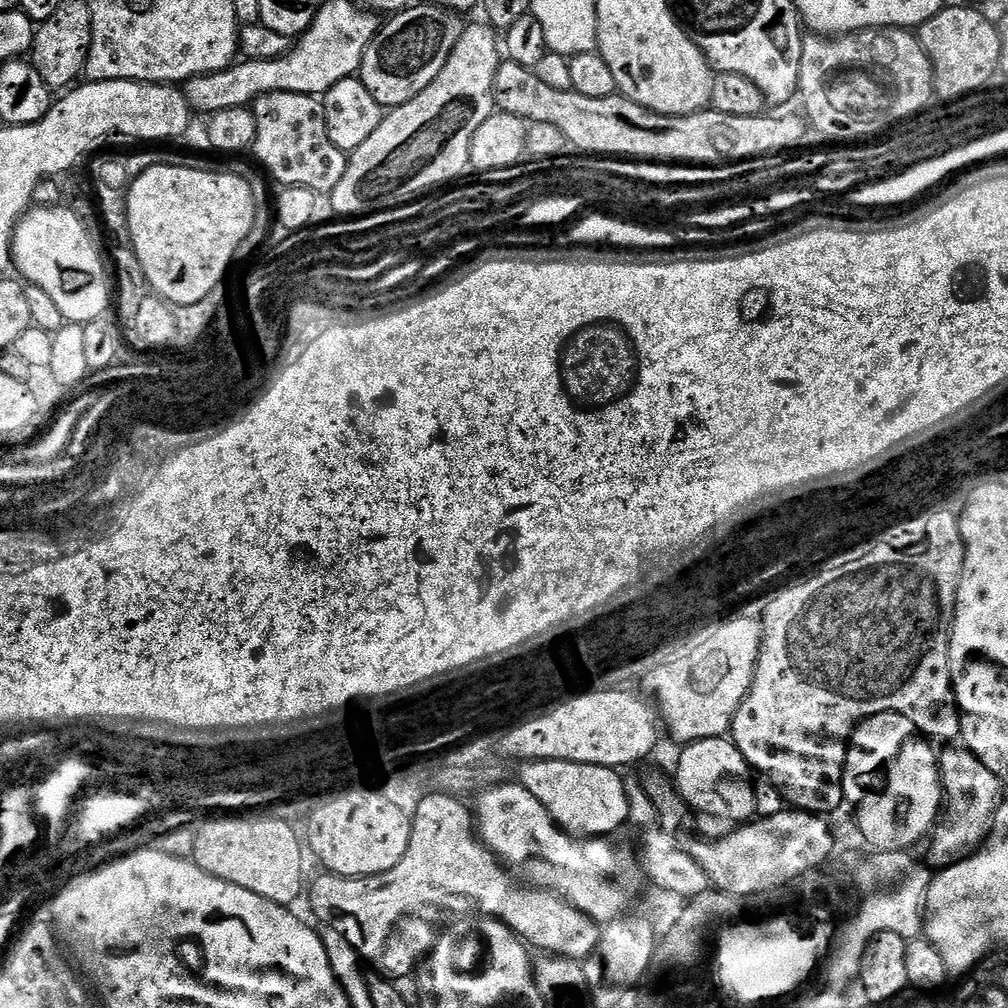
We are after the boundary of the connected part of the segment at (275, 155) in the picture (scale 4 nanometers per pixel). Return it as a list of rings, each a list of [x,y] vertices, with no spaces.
[[[261,92],[251,110],[256,124],[254,153],[264,163],[263,171],[273,181],[276,179],[277,185],[331,194],[334,186],[342,182],[348,156],[330,142],[324,105],[317,97],[293,92]]]

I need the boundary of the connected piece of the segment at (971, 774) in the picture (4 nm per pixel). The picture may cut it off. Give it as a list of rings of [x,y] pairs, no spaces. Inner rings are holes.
[[[948,746],[938,756],[940,782],[942,785],[942,811],[930,833],[926,863],[929,869],[948,868],[958,860],[971,856],[992,831],[996,807],[1002,799],[1000,779],[982,766],[969,748]],[[932,840],[932,841],[931,841]]]

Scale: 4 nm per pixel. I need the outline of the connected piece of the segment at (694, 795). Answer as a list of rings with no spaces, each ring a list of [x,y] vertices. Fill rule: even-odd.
[[[715,736],[694,740],[683,745],[682,751],[684,753],[676,764],[674,783],[680,791],[680,797],[689,806],[694,824],[696,820],[699,835],[705,838],[727,836],[756,816],[754,776],[744,755],[736,749],[731,739]]]

